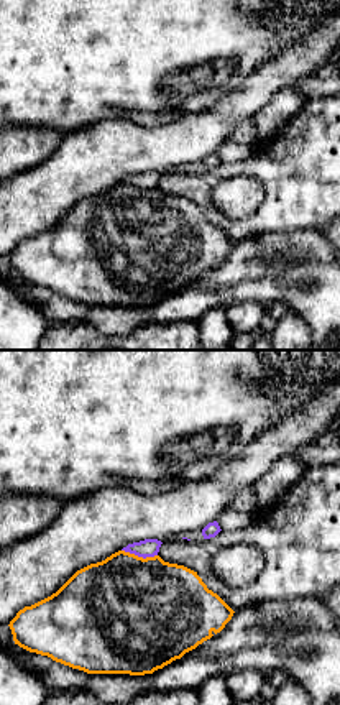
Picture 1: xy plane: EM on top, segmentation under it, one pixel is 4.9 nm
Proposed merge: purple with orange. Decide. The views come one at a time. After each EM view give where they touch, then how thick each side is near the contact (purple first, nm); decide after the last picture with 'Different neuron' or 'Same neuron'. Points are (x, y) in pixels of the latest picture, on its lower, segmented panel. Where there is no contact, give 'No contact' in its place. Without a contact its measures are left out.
Touches purple at (140, 556). Thickness 90 nm (purple) against 500 nm

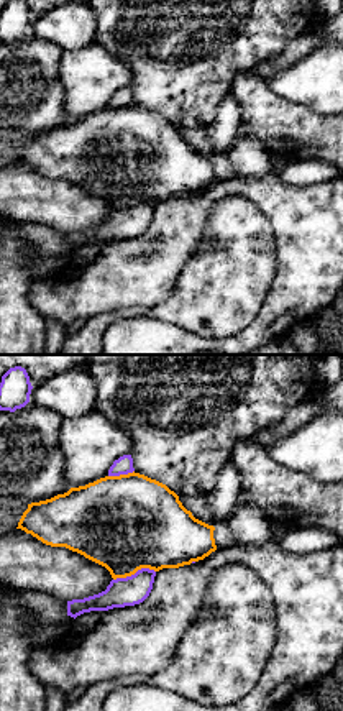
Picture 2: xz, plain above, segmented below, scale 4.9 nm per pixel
Touches purple at (135, 573). Thickness 140 nm (purple) against 460 nm

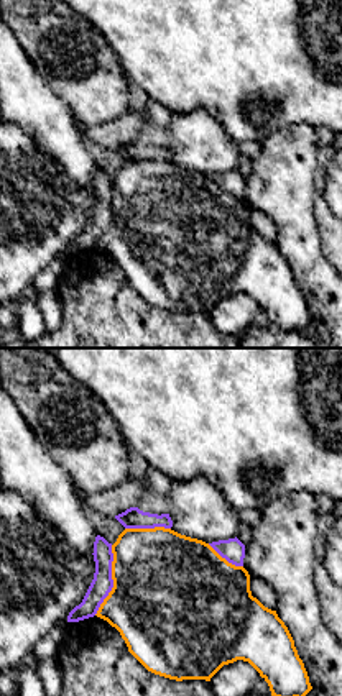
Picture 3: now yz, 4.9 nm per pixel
Touches purple at (112, 580). Thickness 110 nm (purple) against 500 nm

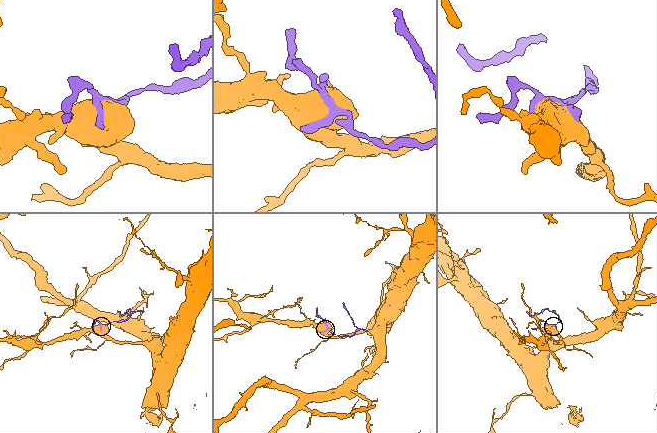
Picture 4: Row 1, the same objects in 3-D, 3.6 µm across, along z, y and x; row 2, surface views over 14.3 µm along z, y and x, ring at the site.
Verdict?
Different neuron

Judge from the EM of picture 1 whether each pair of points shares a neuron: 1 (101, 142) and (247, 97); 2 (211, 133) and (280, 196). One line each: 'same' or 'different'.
1: same
2: different

